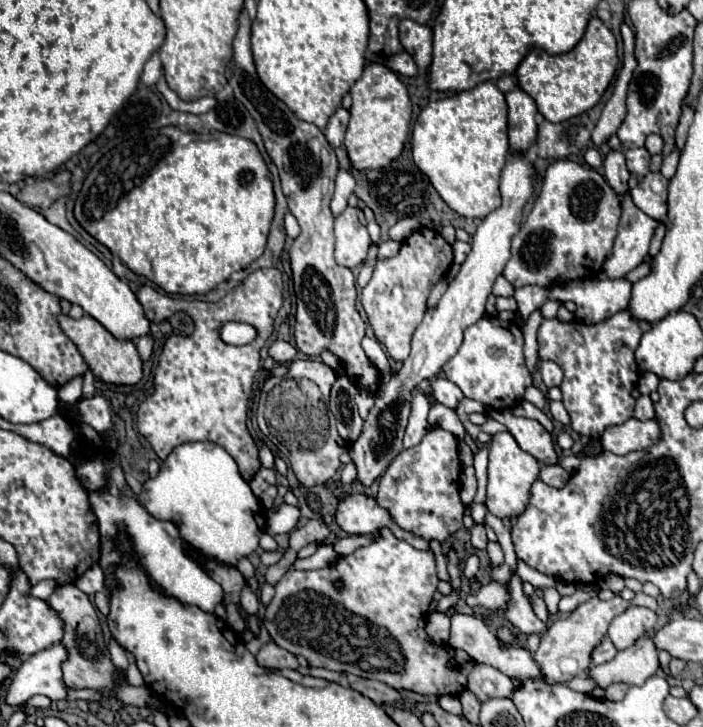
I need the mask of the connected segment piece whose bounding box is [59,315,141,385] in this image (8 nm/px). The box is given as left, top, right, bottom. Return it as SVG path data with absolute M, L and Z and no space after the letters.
M59 315L59 327L77 345L81 357L85 359L85 363L89 365L97 381L111 383L111 385L137 385L141 381L141 359L133 343L113 339L113 335L109 335L109 331L89 315L83 315L81 319Z

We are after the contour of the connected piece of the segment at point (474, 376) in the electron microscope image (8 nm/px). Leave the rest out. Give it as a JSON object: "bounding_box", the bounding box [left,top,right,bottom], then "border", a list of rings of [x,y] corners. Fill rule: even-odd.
{"bounding_box":[443,317,529,411],"border":[[[483,317],[475,325],[465,329],[463,345],[457,355],[445,363],[443,373],[453,381],[467,399],[479,401],[489,409],[503,411],[523,399],[529,383],[529,371],[525,367],[524,338],[515,321],[501,321],[497,317]]]}

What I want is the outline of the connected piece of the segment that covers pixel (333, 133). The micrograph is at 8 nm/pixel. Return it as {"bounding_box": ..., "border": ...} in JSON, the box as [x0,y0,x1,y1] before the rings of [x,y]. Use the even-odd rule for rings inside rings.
{"bounding_box":[325,107,349,145],"border":[[[339,107],[331,117],[329,117],[329,123],[325,127],[325,137],[331,145],[343,145],[343,133],[345,133],[345,127],[349,123],[349,111],[345,107]]]}

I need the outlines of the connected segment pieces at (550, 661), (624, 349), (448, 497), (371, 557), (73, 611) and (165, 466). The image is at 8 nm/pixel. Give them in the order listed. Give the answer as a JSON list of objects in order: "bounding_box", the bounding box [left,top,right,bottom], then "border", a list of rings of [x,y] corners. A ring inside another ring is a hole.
[{"bounding_box":[533,593,657,683],"border":[[[637,593],[631,601],[623,601],[619,595],[615,595],[609,601],[601,601],[599,597],[591,597],[589,601],[581,603],[569,617],[557,619],[553,625],[549,625],[547,635],[541,639],[541,645],[533,659],[541,663],[541,671],[545,671],[547,683],[567,683],[575,675],[583,675],[585,669],[591,665],[591,653],[593,649],[605,639],[609,623],[613,617],[621,615],[627,607],[647,607],[651,611],[657,611],[657,601],[645,593]]]},{"bounding_box":[537,311,653,439],"border":[[[619,311],[597,325],[543,319],[537,335],[539,359],[555,361],[563,369],[563,405],[569,413],[573,431],[599,439],[607,427],[621,425],[633,415],[635,399],[631,391],[639,379],[635,349],[639,347],[641,335],[651,327],[653,323],[637,321],[631,311]]]},{"bounding_box":[377,427,463,545],"border":[[[433,427],[419,445],[411,449],[403,449],[399,457],[389,465],[385,475],[379,479],[379,495],[377,503],[389,511],[391,519],[405,531],[425,539],[425,541],[439,541],[441,545],[449,543],[455,545],[455,533],[463,527],[463,503],[459,499],[459,475],[461,475],[461,463],[459,463],[459,449],[457,449],[457,437],[441,427]]]},{"bounding_box":[263,529,473,695],"border":[[[381,529],[377,535],[377,539],[365,547],[359,547],[355,553],[347,555],[347,557],[341,557],[337,561],[335,567],[327,567],[327,569],[319,569],[319,571],[287,571],[281,581],[277,583],[275,587],[275,597],[273,601],[267,605],[265,609],[265,619],[263,619],[263,625],[267,627],[271,639],[287,649],[289,653],[293,655],[303,655],[309,663],[309,667],[325,667],[325,669],[331,669],[331,671],[341,671],[341,673],[351,673],[351,675],[357,675],[357,677],[363,677],[363,679],[375,679],[375,681],[381,681],[397,691],[401,689],[407,689],[407,691],[415,691],[419,695],[447,695],[447,693],[453,693],[453,695],[459,695],[465,685],[467,685],[467,673],[471,671],[473,667],[473,659],[465,653],[465,651],[459,651],[459,649],[447,649],[447,647],[441,647],[441,645],[435,645],[429,641],[427,633],[425,633],[425,619],[427,619],[427,607],[429,607],[429,601],[433,597],[433,593],[437,591],[437,575],[435,575],[435,555],[431,551],[417,551],[415,547],[411,547],[409,543],[397,539],[389,529]],[[341,581],[343,585],[337,587],[335,583]],[[345,645],[345,659],[331,659],[331,657],[337,657],[337,653],[341,653]]]},{"bounding_box":[47,585,117,689],"border":[[[75,585],[73,587],[57,587],[53,591],[53,595],[47,599],[47,605],[59,615],[59,619],[65,625],[63,637],[59,641],[67,651],[67,659],[61,665],[65,685],[71,689],[85,689],[85,687],[87,689],[103,689],[103,687],[117,685],[115,683],[115,667],[109,659],[109,651],[103,641],[99,617],[97,617],[93,603],[89,601],[89,597]]]},{"bounding_box":[143,441,265,565],"border":[[[195,441],[175,447],[171,455],[161,463],[159,475],[145,481],[143,497],[145,509],[151,517],[179,523],[179,533],[185,543],[193,543],[197,551],[205,551],[205,555],[213,555],[213,559],[221,559],[221,563],[235,565],[239,557],[253,553],[259,545],[261,533],[265,531],[265,511],[259,499],[253,495],[249,483],[241,477],[237,463],[223,447],[209,441]]]}]

